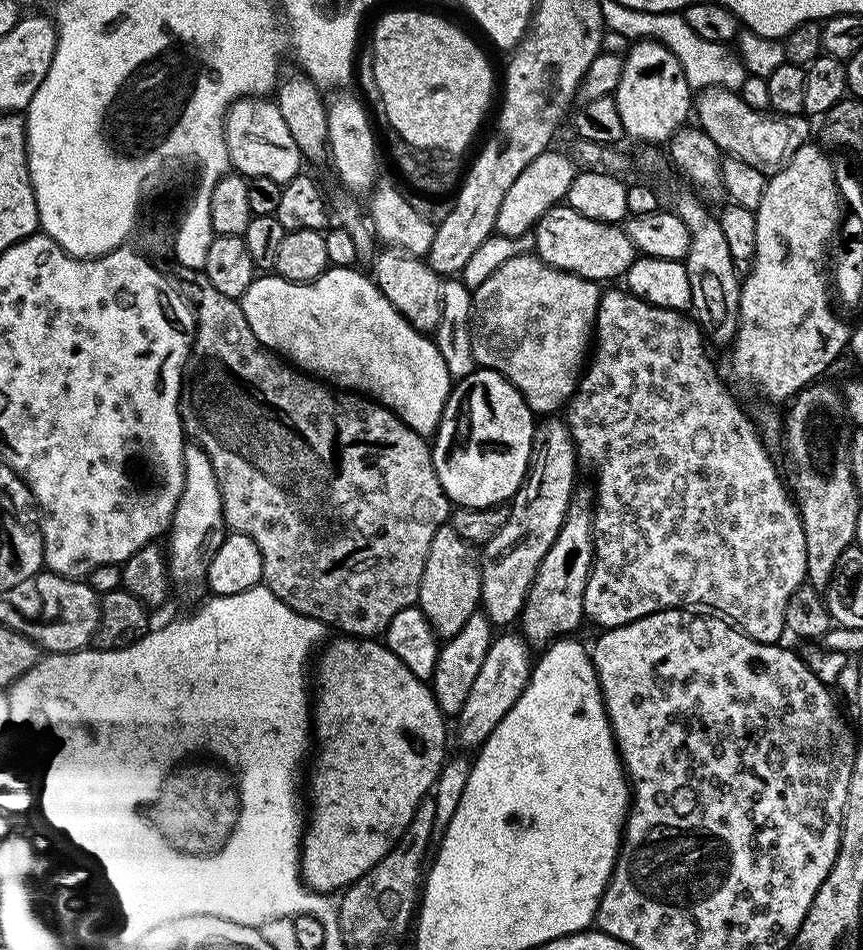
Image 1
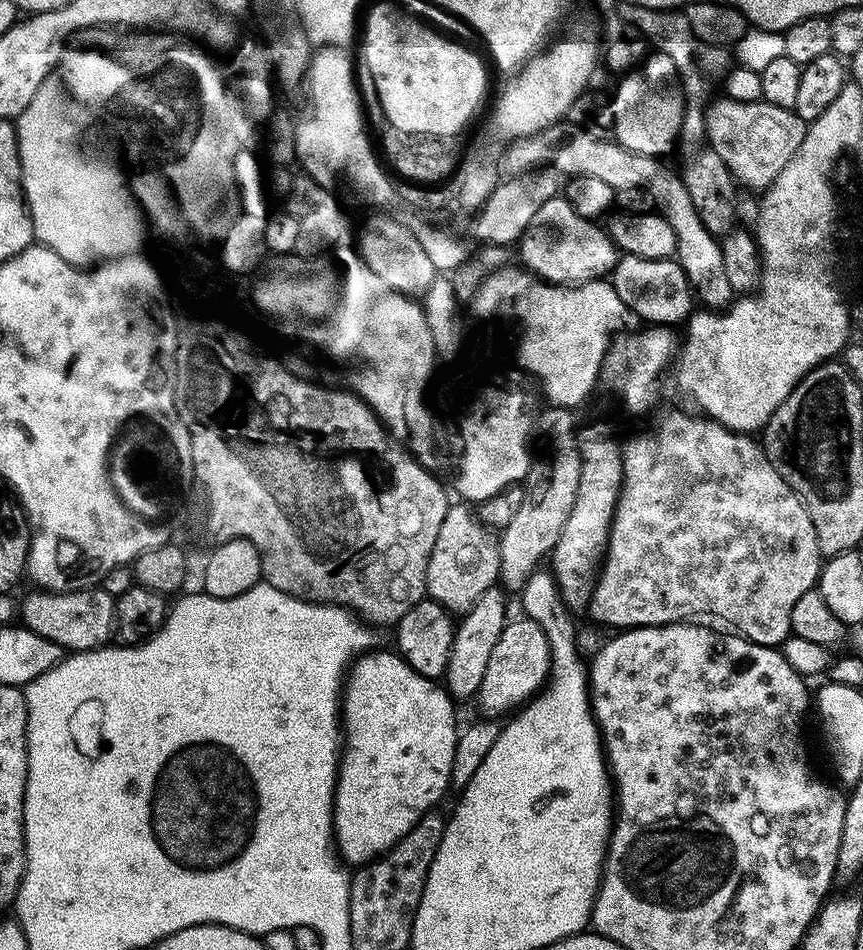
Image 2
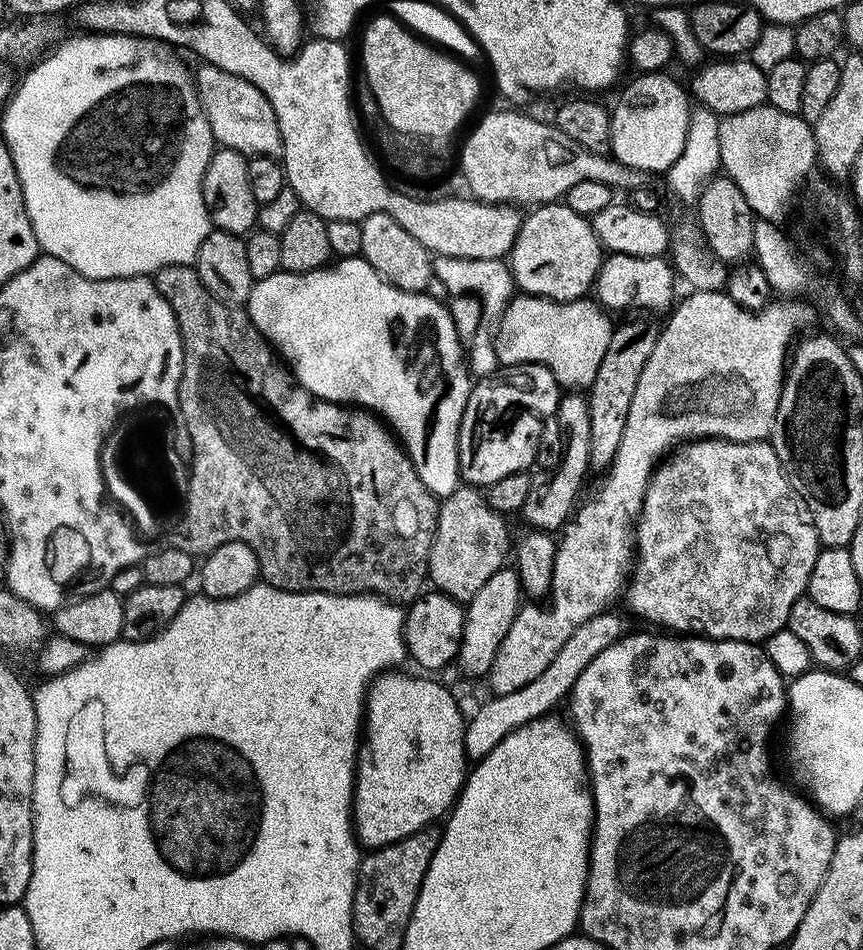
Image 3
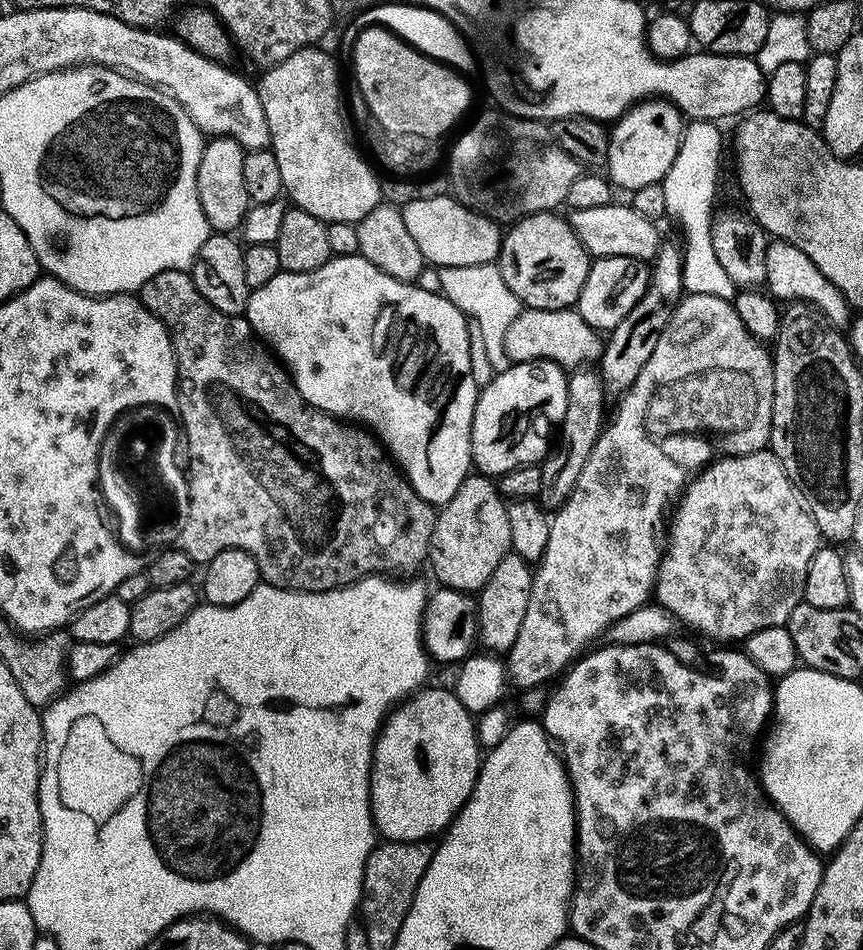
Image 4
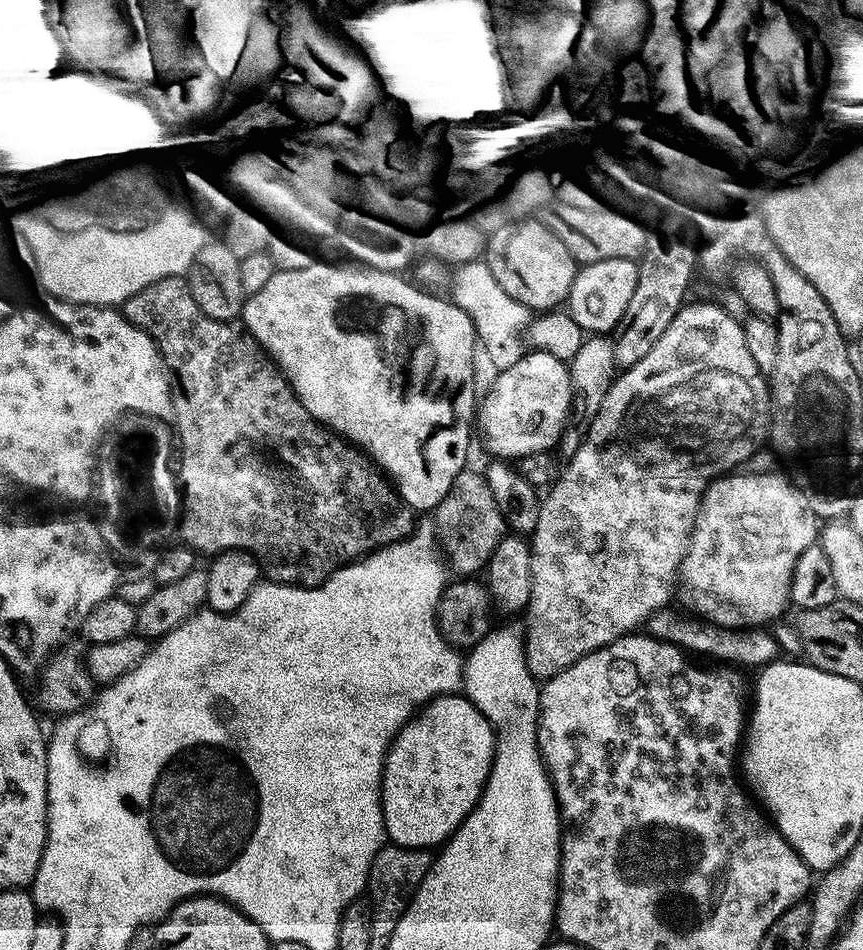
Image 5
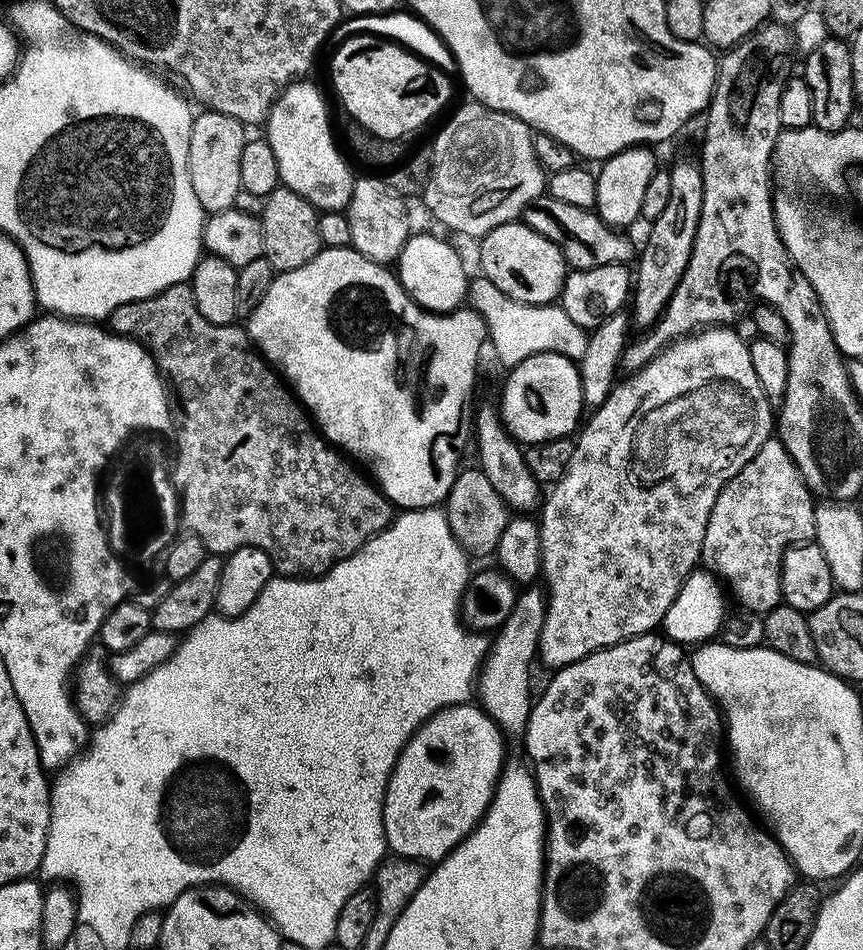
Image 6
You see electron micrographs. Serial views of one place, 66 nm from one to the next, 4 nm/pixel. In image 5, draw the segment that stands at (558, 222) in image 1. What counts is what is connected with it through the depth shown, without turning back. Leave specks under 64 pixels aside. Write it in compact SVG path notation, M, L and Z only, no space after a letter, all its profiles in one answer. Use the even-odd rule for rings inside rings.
M525 218L495 229L491 235L486 240L486 263L510 298L533 310L556 310L567 301L578 265L558 234L538 218Z

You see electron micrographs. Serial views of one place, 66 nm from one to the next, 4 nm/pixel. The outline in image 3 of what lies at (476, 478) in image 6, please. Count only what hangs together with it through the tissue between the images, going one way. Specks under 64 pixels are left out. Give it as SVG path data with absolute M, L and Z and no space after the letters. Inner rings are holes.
M461 486L439 501L436 533L428 559L428 580L438 592L467 602L510 556L508 524L503 515L492 509L487 495L479 487Z

